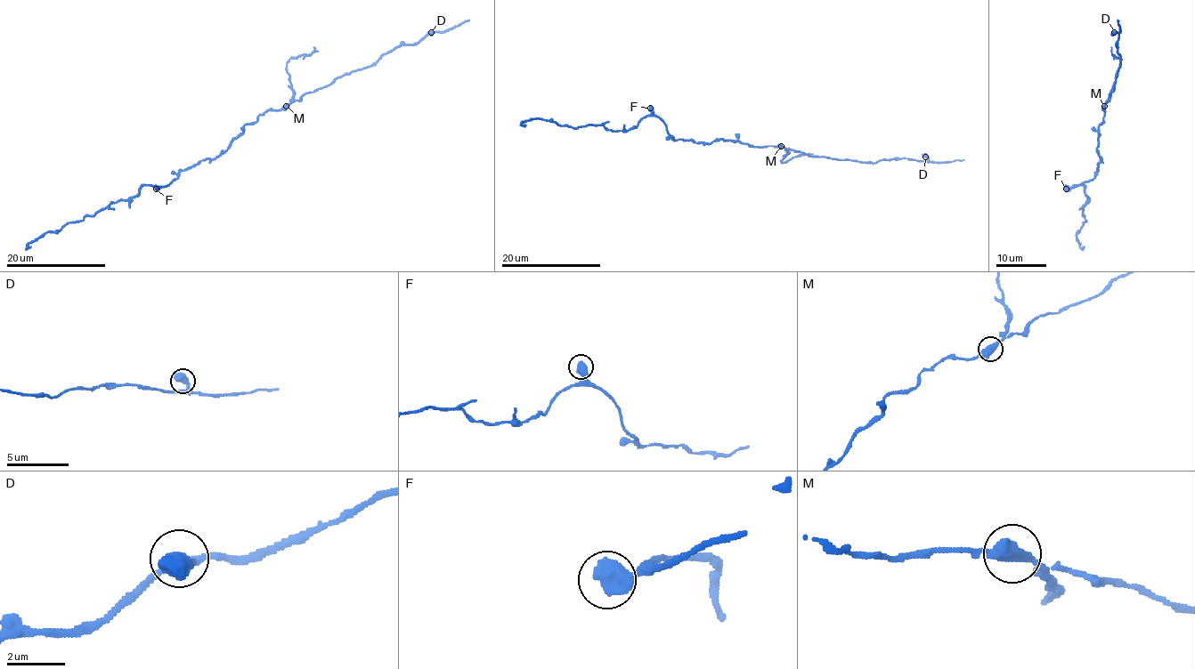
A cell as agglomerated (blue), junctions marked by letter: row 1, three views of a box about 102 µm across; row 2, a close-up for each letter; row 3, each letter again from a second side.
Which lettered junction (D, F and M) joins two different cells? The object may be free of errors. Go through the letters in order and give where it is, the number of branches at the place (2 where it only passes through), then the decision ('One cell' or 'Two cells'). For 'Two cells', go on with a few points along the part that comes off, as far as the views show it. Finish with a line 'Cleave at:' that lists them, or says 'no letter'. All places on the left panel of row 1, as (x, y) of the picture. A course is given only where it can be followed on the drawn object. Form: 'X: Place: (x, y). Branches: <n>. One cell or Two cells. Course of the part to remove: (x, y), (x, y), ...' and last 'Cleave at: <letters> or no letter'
D: Place: (431, 32). Branches: 2. One cell
F: Place: (156, 189). Branches: 1. One cell
M: Place: (286, 106). Branches: 2. Two cells. Course of the part to remove: (287, 107), (293, 96), (287, 70), (288, 61), (299, 55), (310, 54), (313, 47)
Cleave at: M

